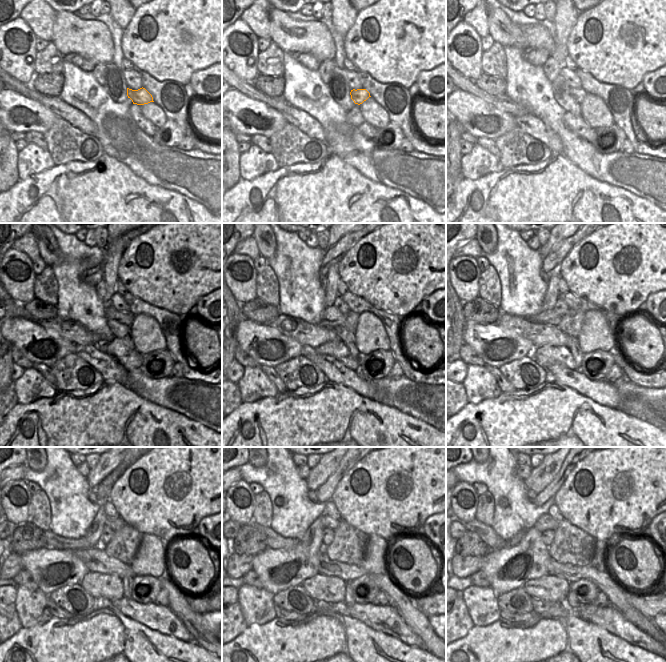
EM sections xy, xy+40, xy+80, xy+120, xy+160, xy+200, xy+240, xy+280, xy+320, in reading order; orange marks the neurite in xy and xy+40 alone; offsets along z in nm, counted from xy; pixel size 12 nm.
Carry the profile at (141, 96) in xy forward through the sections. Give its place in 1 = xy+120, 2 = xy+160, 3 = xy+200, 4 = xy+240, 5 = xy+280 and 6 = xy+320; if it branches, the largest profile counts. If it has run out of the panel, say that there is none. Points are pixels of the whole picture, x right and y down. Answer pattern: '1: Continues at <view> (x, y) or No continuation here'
1: Continues at xy+120 (127, 318)
2: Continues at xy+160 (331, 316)
3: Continues at xy+200 (549, 316)
4: Continues at xy+240 (52, 541)
5: Continues at xy+280 (274, 540)
6: Continues at xy+320 (487, 534)

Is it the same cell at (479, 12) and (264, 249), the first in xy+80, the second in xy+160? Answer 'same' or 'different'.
different

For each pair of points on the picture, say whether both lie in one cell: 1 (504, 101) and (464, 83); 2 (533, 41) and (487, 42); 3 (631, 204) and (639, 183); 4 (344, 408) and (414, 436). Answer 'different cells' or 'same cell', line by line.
1: same cell
2: different cells
3: different cells
4: same cell

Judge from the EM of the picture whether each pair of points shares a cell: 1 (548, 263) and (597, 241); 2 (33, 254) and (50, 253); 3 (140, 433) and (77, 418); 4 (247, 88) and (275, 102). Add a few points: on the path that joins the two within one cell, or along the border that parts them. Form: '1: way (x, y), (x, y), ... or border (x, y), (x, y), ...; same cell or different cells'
1: border (583, 239), (572, 249), (558, 267); different cells
2: border (32, 233), (41, 257); different cells
3: way (142, 410), (139, 404), (123, 418), (100, 418); same cell
4: way (254, 93), (268, 100); same cell

